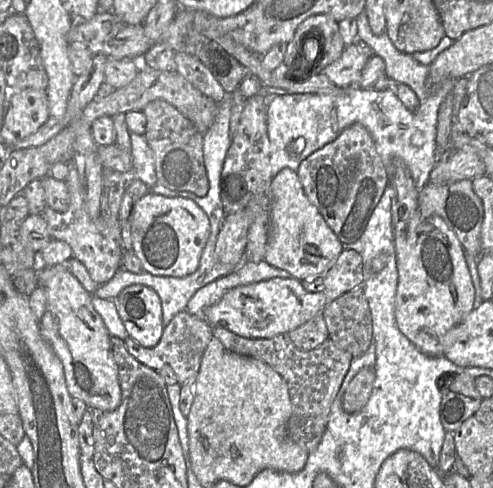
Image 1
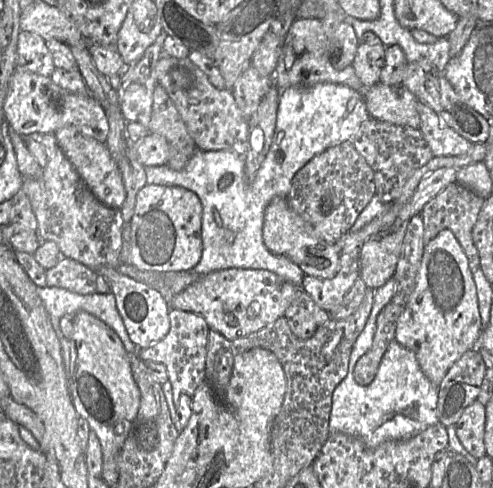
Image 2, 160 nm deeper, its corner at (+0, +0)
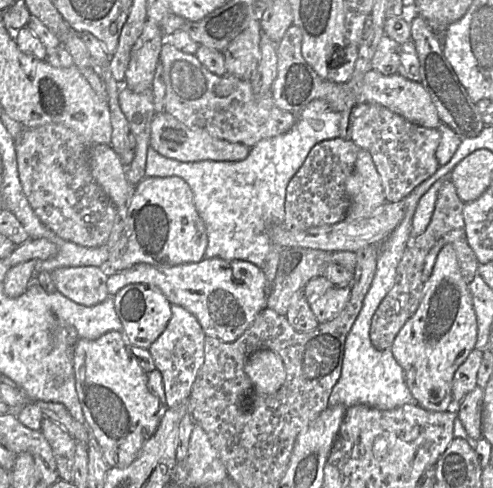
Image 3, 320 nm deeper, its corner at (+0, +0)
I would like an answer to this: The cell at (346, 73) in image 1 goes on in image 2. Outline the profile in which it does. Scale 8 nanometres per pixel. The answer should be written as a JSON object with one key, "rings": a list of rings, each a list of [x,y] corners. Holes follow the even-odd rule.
{"rings":[[[382,43],[359,44],[351,66],[365,87],[379,83],[381,71],[385,65],[385,53],[386,47]]]}

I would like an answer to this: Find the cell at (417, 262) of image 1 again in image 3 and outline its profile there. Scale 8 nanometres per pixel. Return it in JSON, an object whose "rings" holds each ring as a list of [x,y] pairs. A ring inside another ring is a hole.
{"rings":[[[446,244],[436,258],[416,312],[403,325],[391,347],[418,406],[431,412],[445,412],[456,406],[452,398],[453,377],[475,349],[477,334],[477,319],[469,285],[461,275],[454,248]]]}

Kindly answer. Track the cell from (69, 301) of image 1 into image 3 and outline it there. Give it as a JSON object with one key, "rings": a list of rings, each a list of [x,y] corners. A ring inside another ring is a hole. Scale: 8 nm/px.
{"rings":[[[110,331],[96,340],[79,339],[73,347],[78,399],[88,428],[109,468],[125,468],[154,435],[164,406],[149,385],[146,372],[128,354],[123,335]]]}

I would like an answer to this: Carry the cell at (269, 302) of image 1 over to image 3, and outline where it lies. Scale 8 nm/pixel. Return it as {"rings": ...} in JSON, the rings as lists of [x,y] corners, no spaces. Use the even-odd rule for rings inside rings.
{"rings":[[[204,258],[197,263],[179,265],[153,265],[140,263],[108,277],[107,290],[111,297],[129,284],[150,284],[162,291],[171,304],[181,306],[191,312],[200,323],[206,336],[232,343],[236,341],[254,322],[257,315],[267,307],[269,282],[265,272],[255,264],[243,260]]]}

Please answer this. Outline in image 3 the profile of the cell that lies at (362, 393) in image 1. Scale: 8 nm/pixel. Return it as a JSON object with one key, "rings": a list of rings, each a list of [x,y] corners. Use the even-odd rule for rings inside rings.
{"rings":[[[407,247],[397,267],[395,282],[375,311],[370,326],[372,345],[380,351],[389,350],[395,337],[412,316],[409,311],[411,280],[408,277],[411,247]]]}

